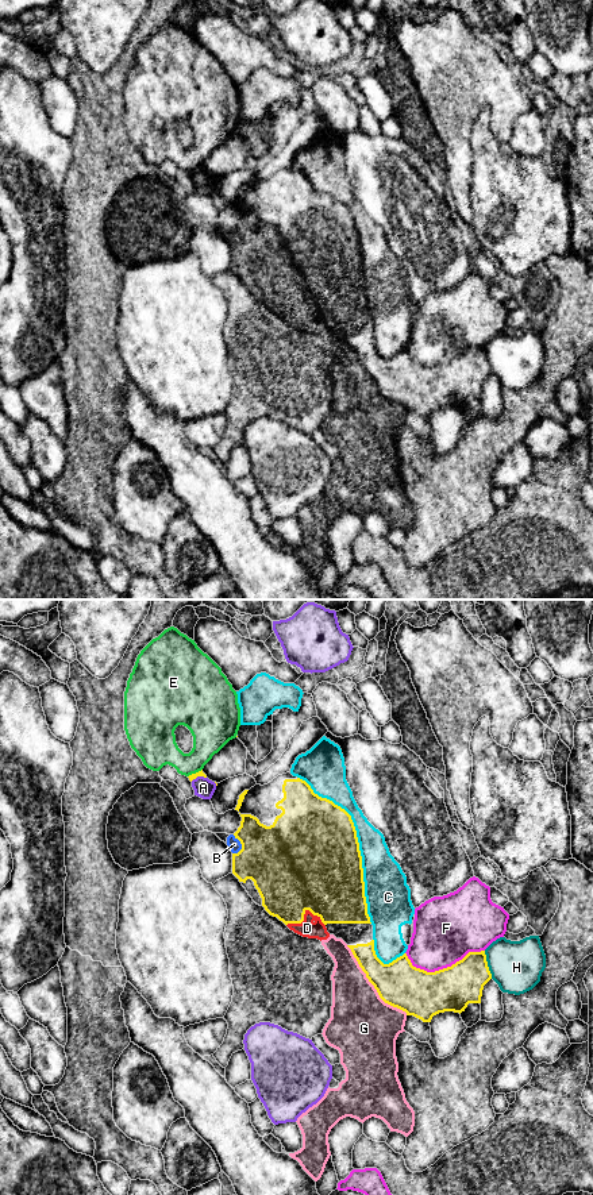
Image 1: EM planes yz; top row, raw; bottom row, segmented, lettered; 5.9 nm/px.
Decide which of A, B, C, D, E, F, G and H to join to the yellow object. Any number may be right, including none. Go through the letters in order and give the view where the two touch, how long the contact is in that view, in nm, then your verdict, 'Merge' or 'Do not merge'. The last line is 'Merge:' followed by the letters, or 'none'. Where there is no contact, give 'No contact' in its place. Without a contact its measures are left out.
A: Touches yellow in yz. Shared border 100 nm. Do not merge
B: Touches yellow in yz. Shared border 120 nm. Do not merge
C: Touches yellow in yz. Shared border 1000 nm. Do not merge
D: Touches yellow in yz. Shared border 240 nm. Do not merge
E: Touches yellow in yz. Shared border 100 nm. Do not merge
F: Touches yellow in yz. Shared border 480 nm. Do not merge
G: Touches yellow in yz. Shared border 550 nm. Do not merge
H: Touches yellow in yz. Shared border 180 nm. Do not merge
Merge: none

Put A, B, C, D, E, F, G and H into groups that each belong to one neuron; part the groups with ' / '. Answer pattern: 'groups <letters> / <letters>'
groups A / B D G / C / E / F / H

